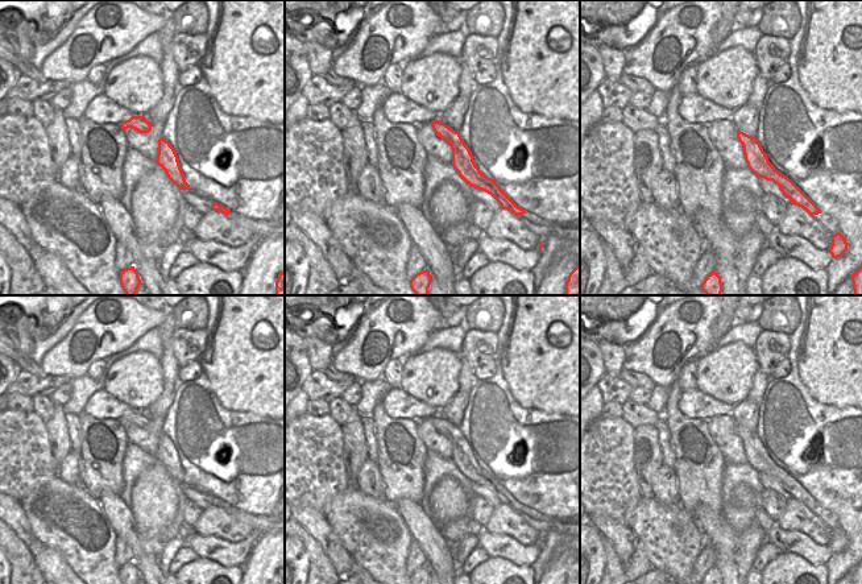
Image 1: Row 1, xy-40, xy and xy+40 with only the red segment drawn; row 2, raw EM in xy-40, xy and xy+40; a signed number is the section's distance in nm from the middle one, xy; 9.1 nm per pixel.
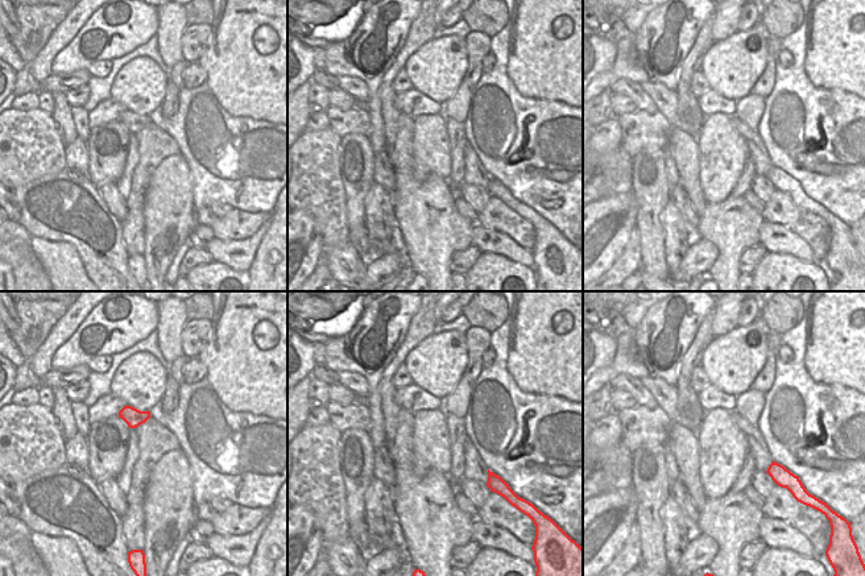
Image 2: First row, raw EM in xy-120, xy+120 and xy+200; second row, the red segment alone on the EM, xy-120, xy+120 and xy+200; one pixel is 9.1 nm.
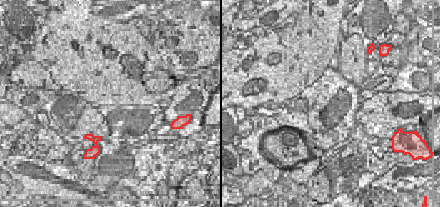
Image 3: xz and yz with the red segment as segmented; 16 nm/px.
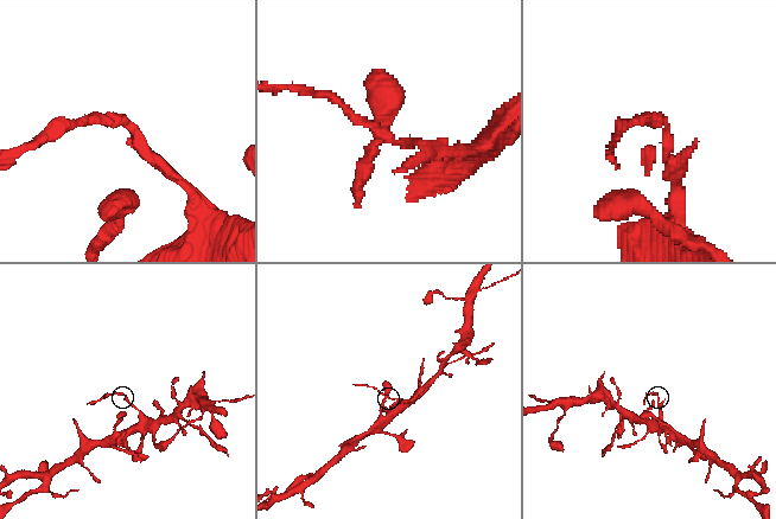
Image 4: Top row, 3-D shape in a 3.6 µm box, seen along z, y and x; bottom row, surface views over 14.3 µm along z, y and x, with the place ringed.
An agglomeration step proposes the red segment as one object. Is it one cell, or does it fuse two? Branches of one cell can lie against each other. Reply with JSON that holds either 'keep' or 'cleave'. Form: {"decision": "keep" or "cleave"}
{"decision": "keep"}

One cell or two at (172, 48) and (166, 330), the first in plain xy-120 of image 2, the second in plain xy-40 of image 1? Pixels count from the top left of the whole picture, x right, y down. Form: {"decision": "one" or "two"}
{"decision": "one"}

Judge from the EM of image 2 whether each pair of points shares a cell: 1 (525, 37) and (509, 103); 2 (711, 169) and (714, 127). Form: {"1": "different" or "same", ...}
{"1": "different", "2": "same"}

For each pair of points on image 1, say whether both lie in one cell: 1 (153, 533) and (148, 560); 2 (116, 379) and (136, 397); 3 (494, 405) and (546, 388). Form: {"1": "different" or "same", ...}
{"1": "different", "2": "same", "3": "different"}

